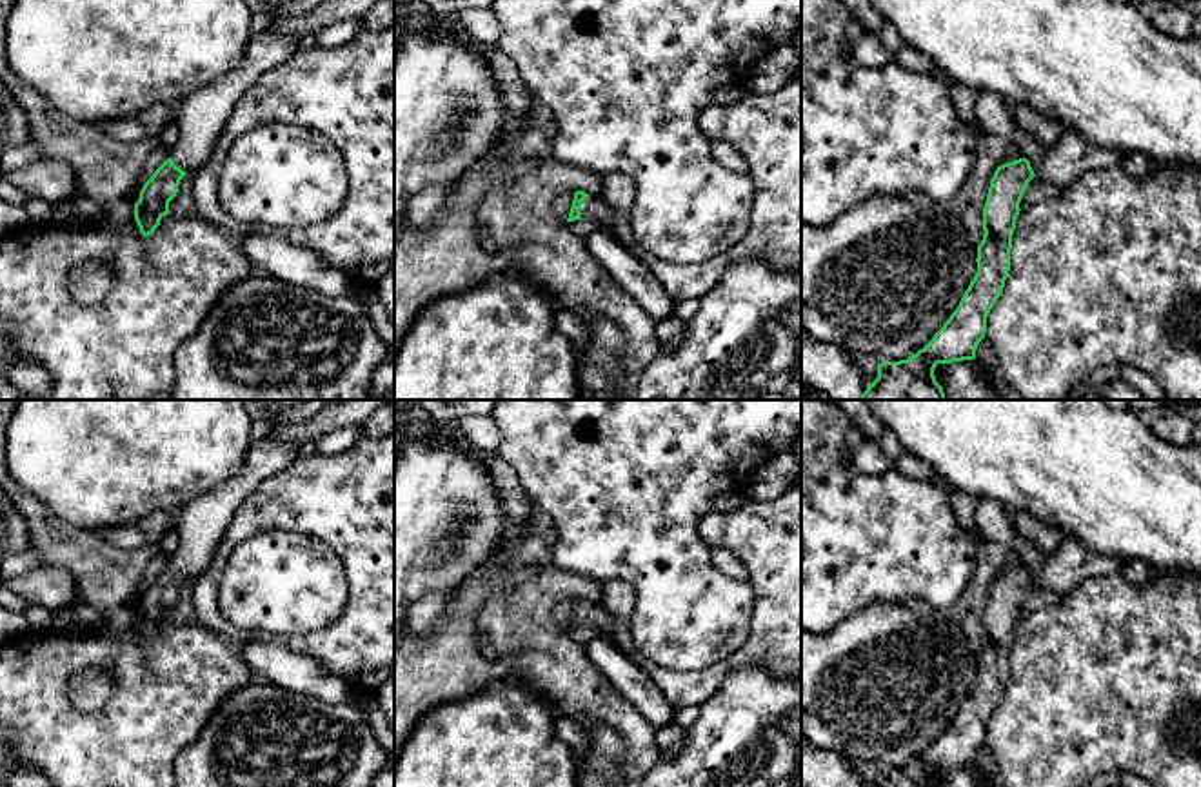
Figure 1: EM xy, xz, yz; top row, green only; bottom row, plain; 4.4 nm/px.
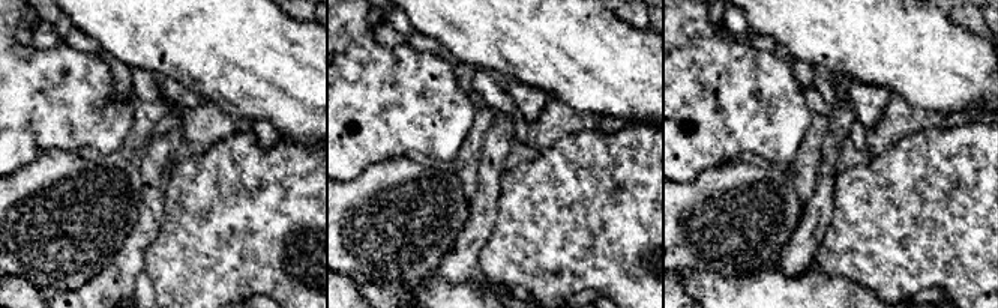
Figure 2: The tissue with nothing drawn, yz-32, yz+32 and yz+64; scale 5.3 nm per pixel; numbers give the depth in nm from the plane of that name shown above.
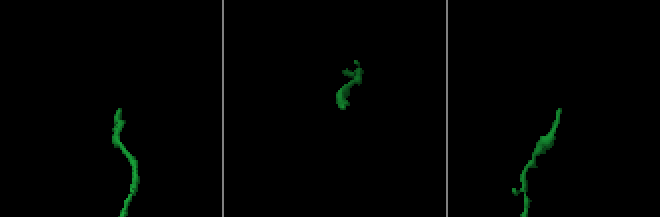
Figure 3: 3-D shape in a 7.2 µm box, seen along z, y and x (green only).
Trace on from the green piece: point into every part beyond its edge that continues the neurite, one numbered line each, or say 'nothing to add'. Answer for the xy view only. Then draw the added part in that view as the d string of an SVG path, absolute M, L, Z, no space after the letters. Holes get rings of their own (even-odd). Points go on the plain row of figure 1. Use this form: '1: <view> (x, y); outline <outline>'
1: xy (200, 526); outline M271 436L251 442L233 478L176 511L178 547L169 556L173 571L185 580L205 571L242 502L263 480L289 467L300 456L300 447L298 442Z

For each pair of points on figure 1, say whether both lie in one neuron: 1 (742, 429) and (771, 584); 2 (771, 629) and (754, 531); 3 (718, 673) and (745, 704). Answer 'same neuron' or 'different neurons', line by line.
1: different neurons
2: same neuron
3: different neurons

